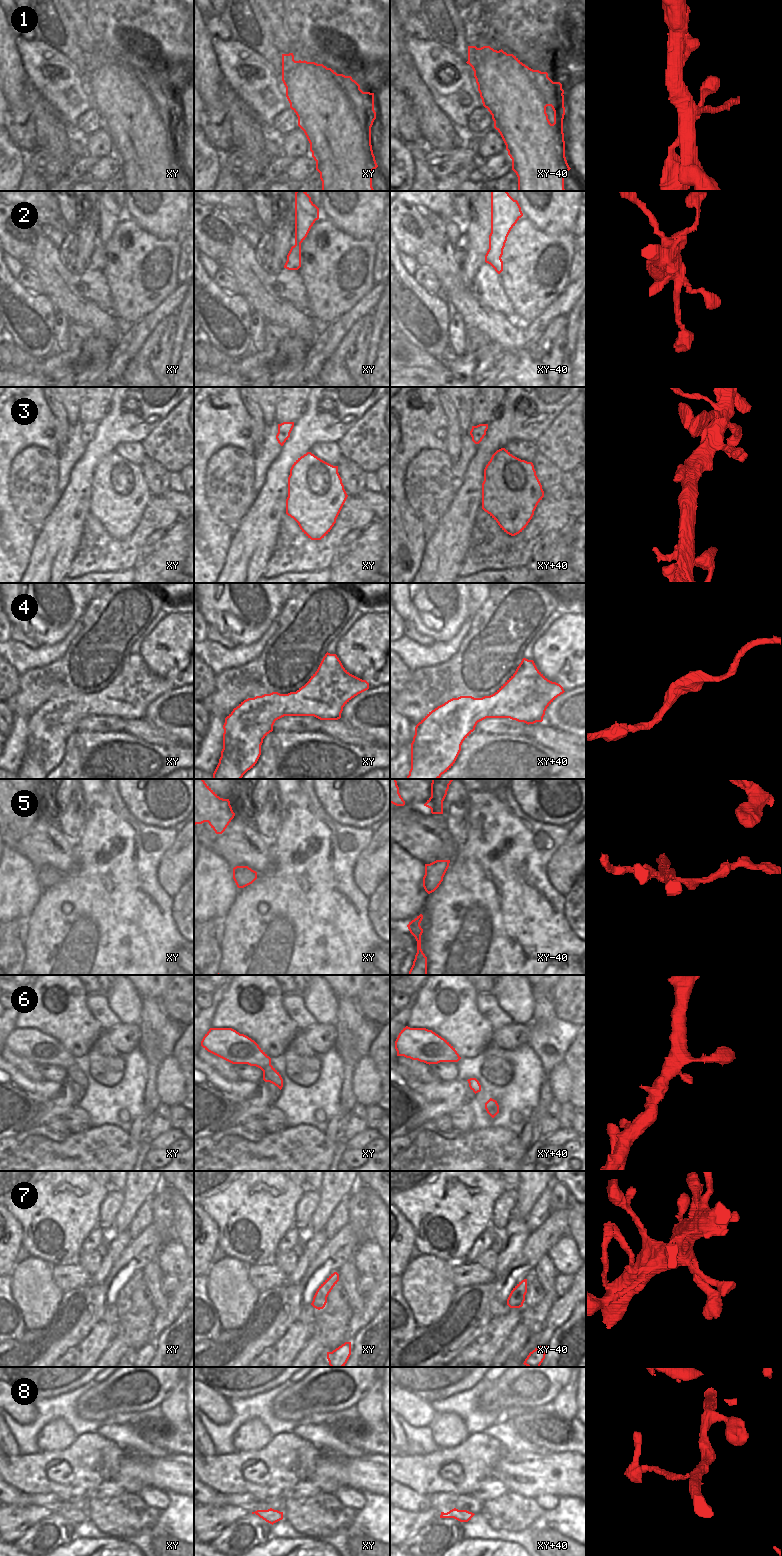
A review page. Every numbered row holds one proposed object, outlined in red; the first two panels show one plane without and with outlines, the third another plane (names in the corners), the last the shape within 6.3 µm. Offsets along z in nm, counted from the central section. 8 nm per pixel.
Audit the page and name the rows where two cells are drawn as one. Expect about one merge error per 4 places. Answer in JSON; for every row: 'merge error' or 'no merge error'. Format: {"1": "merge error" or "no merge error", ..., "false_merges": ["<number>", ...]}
{"1": "merge error", "2": "no merge error", "3": "no merge error", "4": "no merge error", "5": "merge error", "6": "no merge error", "7": "no merge error", "8": "merge error", "false_merges": ["1", "5", "8"]}

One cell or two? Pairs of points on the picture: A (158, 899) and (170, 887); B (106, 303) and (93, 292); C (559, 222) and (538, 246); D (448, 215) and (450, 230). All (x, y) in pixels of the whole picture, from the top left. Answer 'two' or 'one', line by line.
A: two
B: one
C: two
D: two

